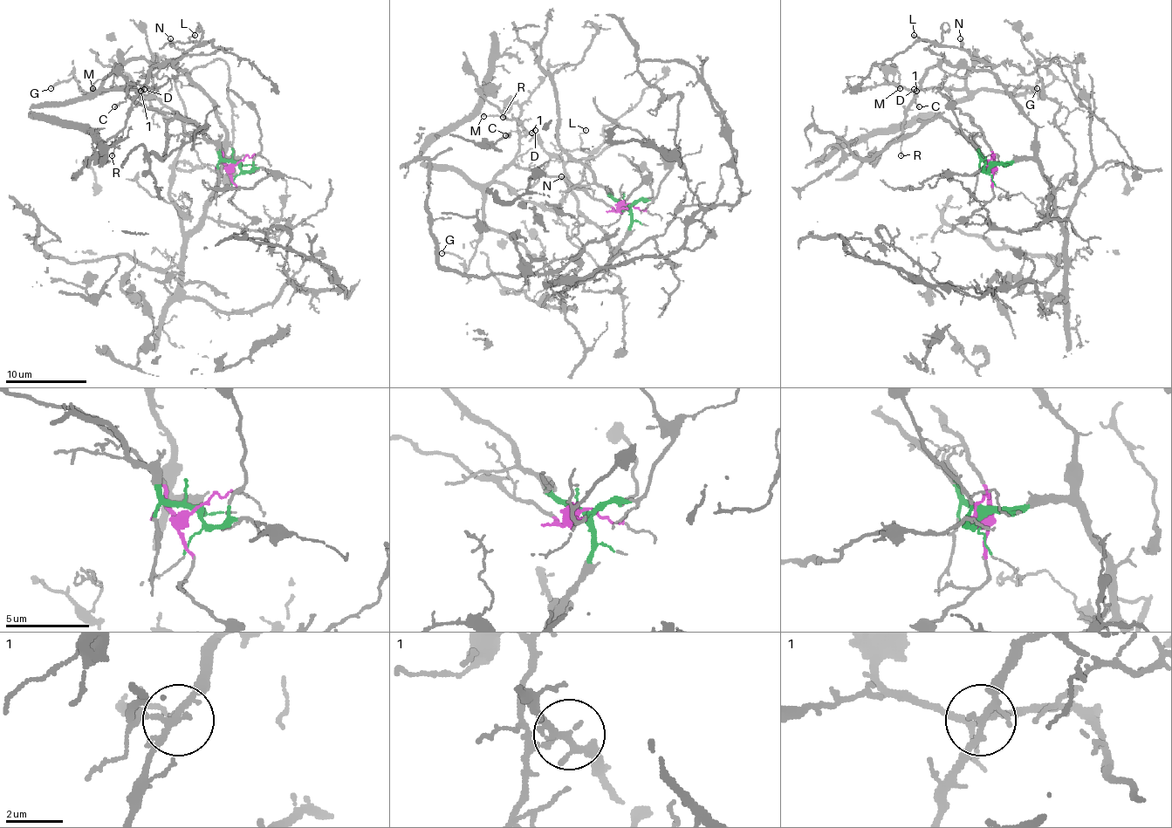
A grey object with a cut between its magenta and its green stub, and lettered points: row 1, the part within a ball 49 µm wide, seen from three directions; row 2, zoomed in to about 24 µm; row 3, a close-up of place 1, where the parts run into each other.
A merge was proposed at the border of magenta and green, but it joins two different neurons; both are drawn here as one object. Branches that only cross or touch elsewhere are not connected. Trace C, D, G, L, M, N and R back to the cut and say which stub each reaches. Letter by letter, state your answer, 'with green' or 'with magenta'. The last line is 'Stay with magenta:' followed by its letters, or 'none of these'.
C: with magenta
D: with magenta
G: with magenta
L: with magenta
M: with magenta
N: with magenta
R: with green
Stay with magenta: C, D, G, L, M, N

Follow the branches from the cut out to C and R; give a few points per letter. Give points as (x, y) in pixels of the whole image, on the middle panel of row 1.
C: (627, 204), (614, 210), (558, 176), (521, 168), (515, 160), (519, 133), (515, 132), (505, 135)
R: (627, 204), (631, 231), (614, 251), (578, 207), (562, 160), (550, 153), (515, 119), (503, 117)

